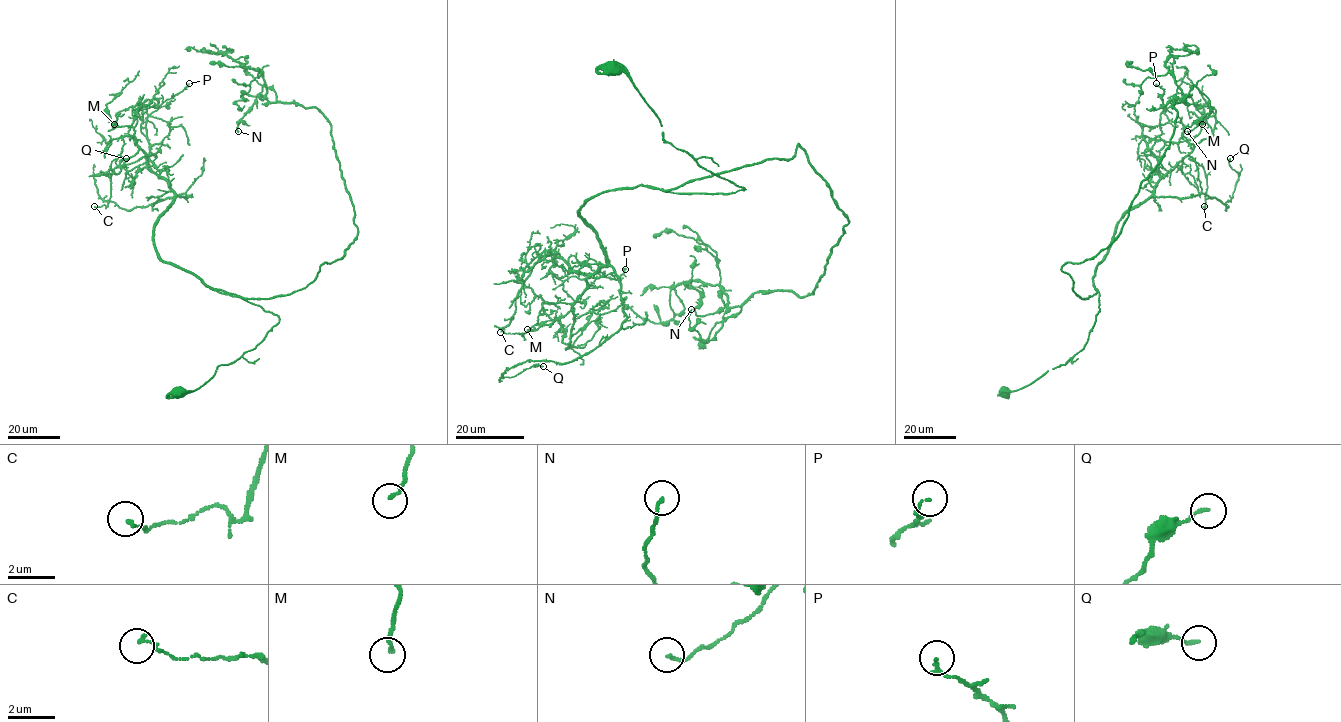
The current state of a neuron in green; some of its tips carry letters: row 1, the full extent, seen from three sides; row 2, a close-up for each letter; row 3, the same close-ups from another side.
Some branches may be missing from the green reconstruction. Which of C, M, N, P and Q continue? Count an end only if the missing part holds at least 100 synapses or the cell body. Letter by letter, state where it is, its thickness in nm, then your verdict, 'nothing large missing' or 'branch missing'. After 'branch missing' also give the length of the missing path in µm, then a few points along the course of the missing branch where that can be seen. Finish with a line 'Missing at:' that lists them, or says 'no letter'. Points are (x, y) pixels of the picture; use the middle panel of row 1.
C: place (500, 332); calibre 140 nm; nothing large missing
M: place (527, 329); calibre 140 nm; nothing large missing
N: place (691, 309); calibre 130 nm; nothing large missing
P: place (625, 269); calibre 110 nm; nothing large missing
Q: place (543, 366); calibre 130 nm; nothing large missing
Missing at: no letter

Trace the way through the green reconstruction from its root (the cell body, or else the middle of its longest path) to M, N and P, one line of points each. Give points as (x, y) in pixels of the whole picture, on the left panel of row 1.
M: (180, 393), (252, 350), (279, 317), (160, 257), (155, 222), (173, 190), (148, 157), (142, 107), (114, 124)
N: (180, 393), (279, 321), (219, 290), (301, 290), (357, 236), (330, 123), (315, 107), (264, 86), (238, 131)
P: (180, 393), (279, 321), (155, 246), (174, 192), (128, 130), (140, 108), (189, 83)

